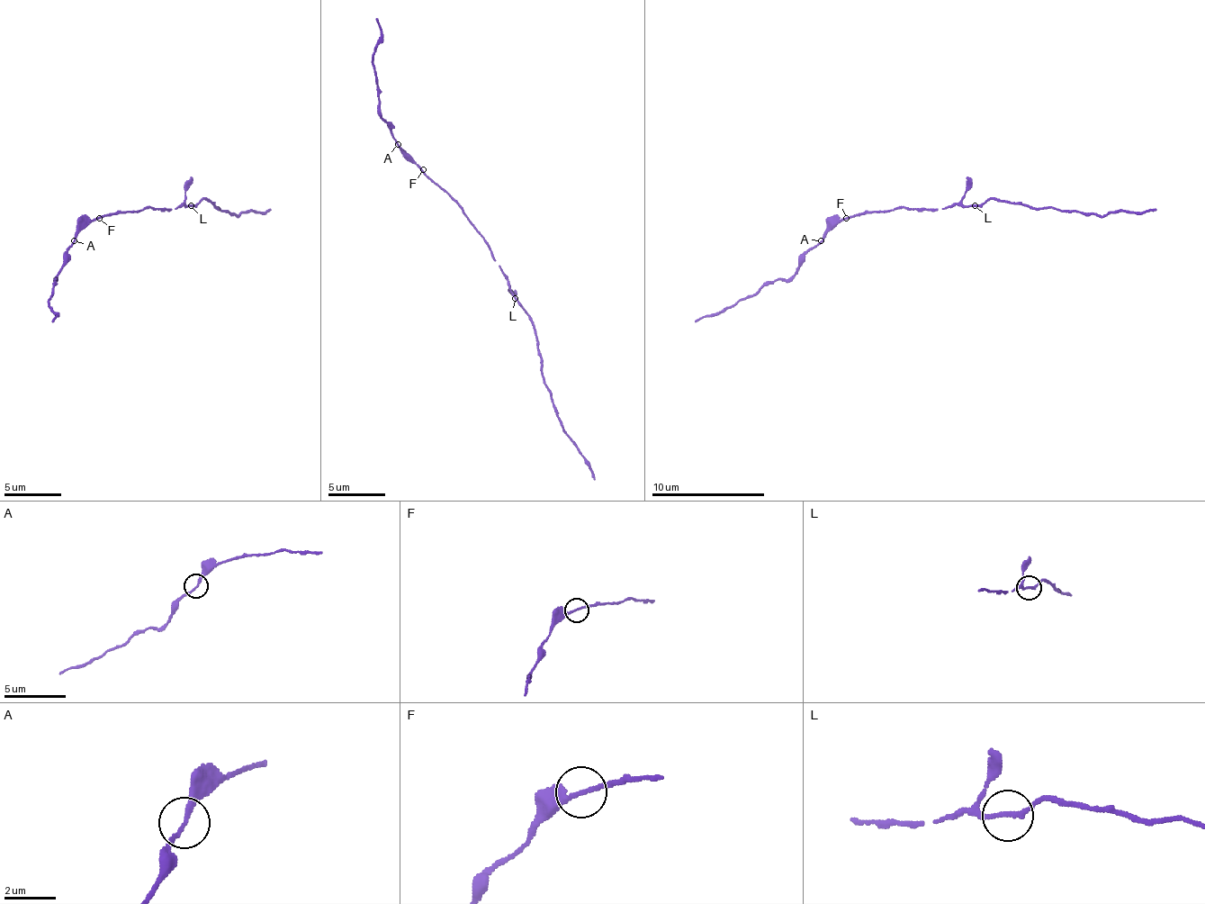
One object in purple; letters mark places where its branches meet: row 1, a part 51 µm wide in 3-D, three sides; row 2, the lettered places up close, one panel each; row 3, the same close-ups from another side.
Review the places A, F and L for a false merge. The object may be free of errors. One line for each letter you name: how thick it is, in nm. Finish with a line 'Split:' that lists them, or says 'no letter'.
L: 160 nm thick
Split: L

